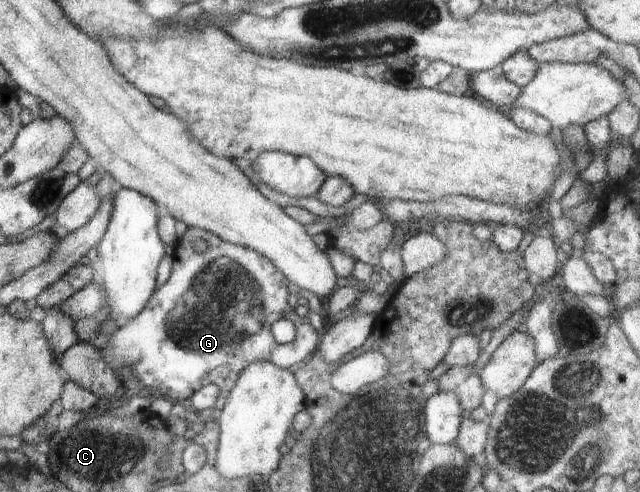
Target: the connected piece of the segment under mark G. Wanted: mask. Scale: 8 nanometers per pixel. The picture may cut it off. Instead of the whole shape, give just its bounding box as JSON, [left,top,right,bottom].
[100,227,321,403]

